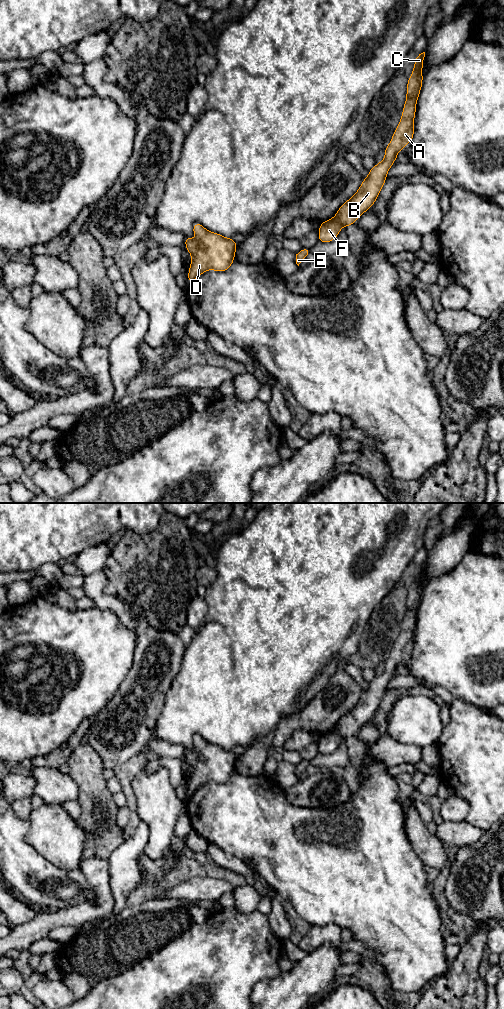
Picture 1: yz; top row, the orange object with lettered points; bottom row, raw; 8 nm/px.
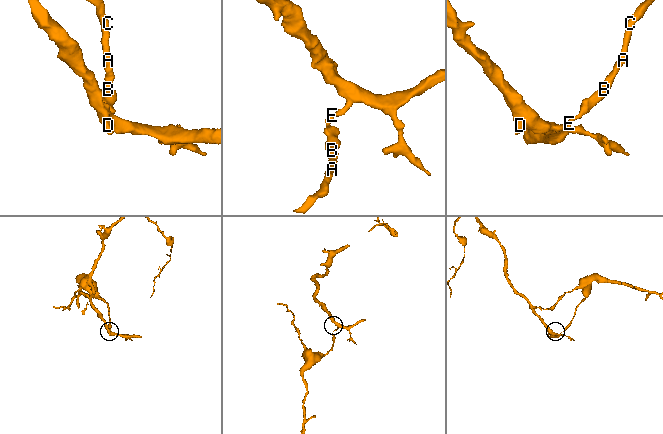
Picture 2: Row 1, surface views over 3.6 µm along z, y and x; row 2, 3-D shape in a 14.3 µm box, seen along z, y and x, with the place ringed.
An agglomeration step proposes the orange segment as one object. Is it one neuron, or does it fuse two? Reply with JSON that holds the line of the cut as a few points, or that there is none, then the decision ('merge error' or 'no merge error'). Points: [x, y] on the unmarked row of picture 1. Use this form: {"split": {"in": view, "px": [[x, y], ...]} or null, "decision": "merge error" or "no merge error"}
{"split": {"in": "yz", "px": [[335, 728], [341, 736]]}, "decision": "merge error"}

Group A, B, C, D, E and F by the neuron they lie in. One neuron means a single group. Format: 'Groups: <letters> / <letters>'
Groups: A B C / D E F

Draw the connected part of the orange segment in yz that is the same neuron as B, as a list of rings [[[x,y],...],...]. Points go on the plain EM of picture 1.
[[[425,564],[416,568],[414,581],[407,595],[407,608],[401,632],[389,657],[385,660],[383,673],[369,682],[368,689],[363,692],[358,703],[336,725],[338,734],[344,739],[356,734],[362,725],[372,719],[386,693],[390,679],[397,670],[398,664],[405,659],[407,654],[410,655],[413,652],[414,629],[416,614],[422,599],[423,587],[421,583],[424,569]]]

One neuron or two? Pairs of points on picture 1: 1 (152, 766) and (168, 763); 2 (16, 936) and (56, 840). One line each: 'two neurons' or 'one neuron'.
1: one neuron
2: two neurons

